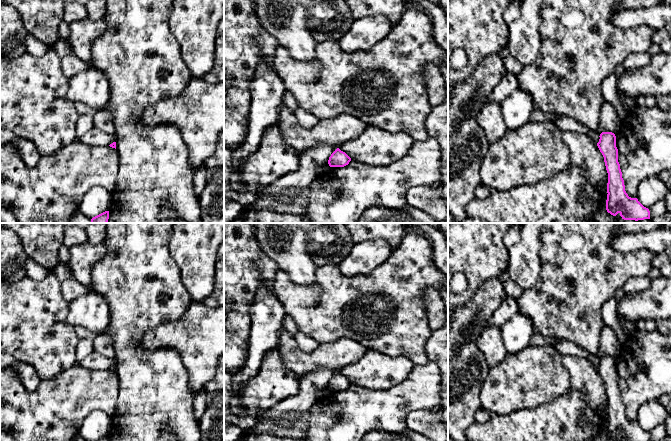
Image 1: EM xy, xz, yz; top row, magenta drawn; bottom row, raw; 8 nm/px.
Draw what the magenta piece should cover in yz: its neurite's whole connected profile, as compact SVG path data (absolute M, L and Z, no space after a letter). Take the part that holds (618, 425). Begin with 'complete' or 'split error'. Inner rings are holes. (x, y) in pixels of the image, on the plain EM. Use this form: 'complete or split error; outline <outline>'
complete; outline M602 356L597 370L604 381L608 397L606 434L613 440L650 441L650 435L637 422L631 422L625 415L624 404L618 386L616 360L612 356Z

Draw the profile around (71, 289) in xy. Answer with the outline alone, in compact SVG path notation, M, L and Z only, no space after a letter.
M70 278L66 279L61 283L61 292L64 299L70 303L78 297L81 297L87 293L89 290L78 281Z

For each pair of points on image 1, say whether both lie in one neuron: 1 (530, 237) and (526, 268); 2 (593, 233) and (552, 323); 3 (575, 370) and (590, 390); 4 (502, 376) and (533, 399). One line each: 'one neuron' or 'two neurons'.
1: one neuron
2: one neuron
3: one neuron
4: one neuron

